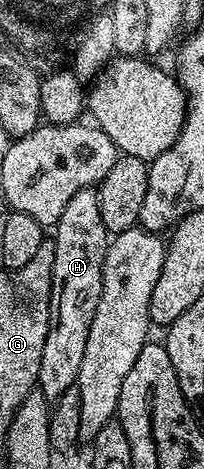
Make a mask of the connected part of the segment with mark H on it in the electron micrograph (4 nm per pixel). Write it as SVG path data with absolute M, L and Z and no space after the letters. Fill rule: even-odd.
M81 188L85 190L74 189L70 193L67 204L63 208L63 216L59 216L55 227L55 237L52 239L55 244L55 268L51 272L51 300L49 301L49 327L47 328L47 340L43 344L43 360L39 360L39 376L37 377L37 386L49 400L56 400L67 392L67 388L77 385L79 368L83 365L83 352L87 349L87 332L91 332L91 320L95 320L95 308L99 308L99 296L103 292L103 260L107 256L107 248L111 241L109 229L103 224L103 216L99 216L99 200L97 191L93 188Z

